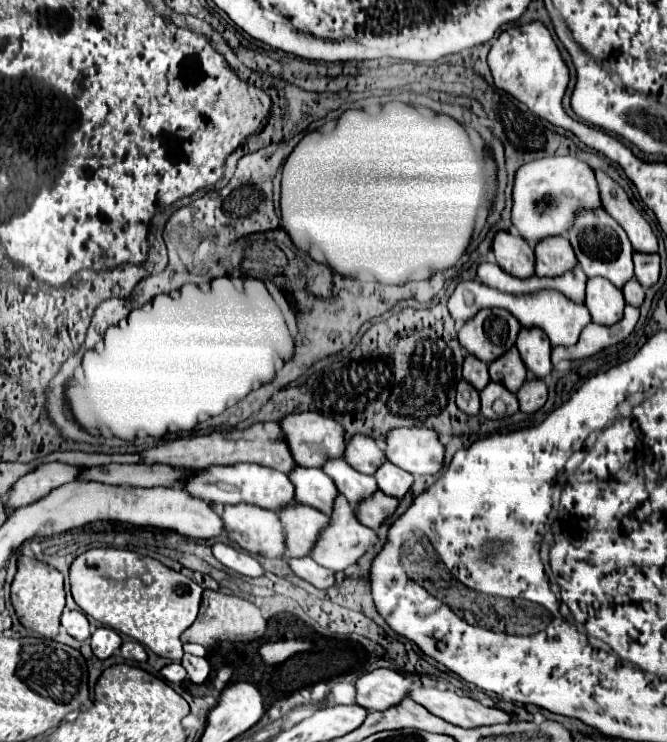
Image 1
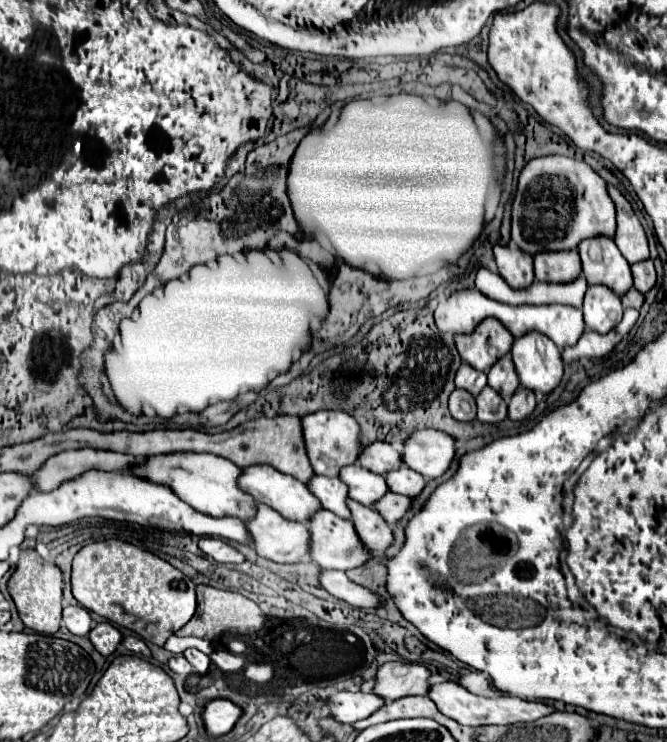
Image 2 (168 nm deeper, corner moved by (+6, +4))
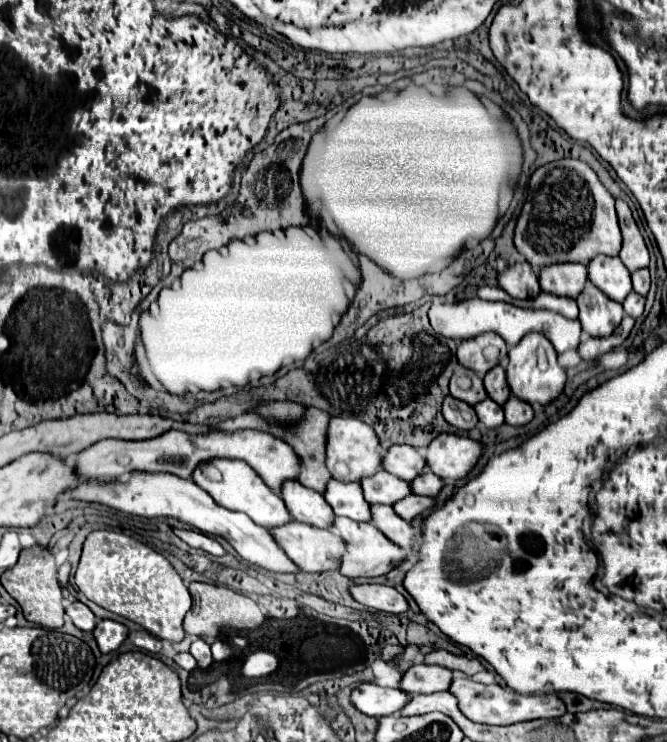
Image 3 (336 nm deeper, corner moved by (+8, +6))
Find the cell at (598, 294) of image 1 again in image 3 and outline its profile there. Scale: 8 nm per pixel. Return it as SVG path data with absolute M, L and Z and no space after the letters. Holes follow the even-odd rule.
M590 282L586 284L576 302L580 308L582 330L590 336L610 336L624 316L622 304L604 296L604 292L600 292Z

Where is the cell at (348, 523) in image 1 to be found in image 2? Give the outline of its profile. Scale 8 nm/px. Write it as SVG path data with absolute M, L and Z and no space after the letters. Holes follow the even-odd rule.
M348 498L348 506L352 512L350 520L354 522L358 538L362 538L362 546L366 546L366 550L374 554L378 552L382 554L392 544L392 538L394 538L390 526L384 522L384 518L376 510L362 506L352 498Z

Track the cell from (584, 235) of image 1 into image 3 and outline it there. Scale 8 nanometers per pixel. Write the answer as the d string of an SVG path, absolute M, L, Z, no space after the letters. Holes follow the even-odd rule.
M596 256L588 264L588 278L598 290L616 302L622 302L632 292L630 272L618 258Z

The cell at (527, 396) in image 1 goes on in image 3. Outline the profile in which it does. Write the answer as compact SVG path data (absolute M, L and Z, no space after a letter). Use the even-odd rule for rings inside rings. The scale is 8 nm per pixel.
M516 396L508 398L508 402L504 404L504 414L506 414L506 424L510 426L524 426L534 418L532 406Z

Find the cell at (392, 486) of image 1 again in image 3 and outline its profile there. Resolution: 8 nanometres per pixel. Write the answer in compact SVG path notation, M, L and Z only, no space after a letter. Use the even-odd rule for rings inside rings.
M426 472L426 474L420 474L414 482L412 482L412 492L414 494L420 494L420 496L438 496L438 492L442 490L444 482L432 474L432 472Z

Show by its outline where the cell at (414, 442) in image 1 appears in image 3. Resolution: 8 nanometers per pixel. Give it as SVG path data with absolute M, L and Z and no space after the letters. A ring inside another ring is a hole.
M442 434L428 446L428 470L442 480L462 480L478 464L484 446L472 438Z

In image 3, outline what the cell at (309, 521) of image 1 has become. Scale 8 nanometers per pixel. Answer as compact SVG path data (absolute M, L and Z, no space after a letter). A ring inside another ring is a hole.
M336 518L334 530L348 542L348 550L342 558L340 574L348 578L370 578L370 576L384 576L404 560L408 560L408 552L402 550L398 544L392 544L378 528L374 528L372 522L354 522L348 518Z

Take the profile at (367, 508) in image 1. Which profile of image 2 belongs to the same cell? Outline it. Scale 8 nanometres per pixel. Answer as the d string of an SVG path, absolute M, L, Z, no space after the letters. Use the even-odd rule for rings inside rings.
M384 494L384 498L380 498L374 504L374 510L378 510L378 514L382 514L382 518L394 526L410 508L410 498L400 496L400 494Z

